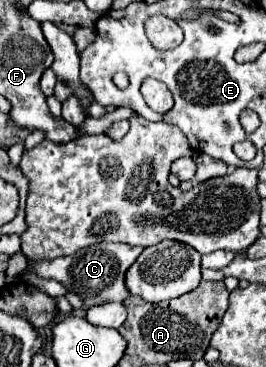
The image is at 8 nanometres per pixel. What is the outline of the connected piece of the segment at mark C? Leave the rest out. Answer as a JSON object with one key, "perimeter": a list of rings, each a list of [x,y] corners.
{"perimeter":[[[95,243],[89,249],[81,249],[69,257],[57,257],[53,261],[35,261],[29,271],[45,279],[55,279],[63,283],[71,293],[79,295],[87,307],[103,305],[109,301],[123,301],[129,291],[125,289],[125,271],[139,257],[141,247],[129,247],[125,243]]]}

